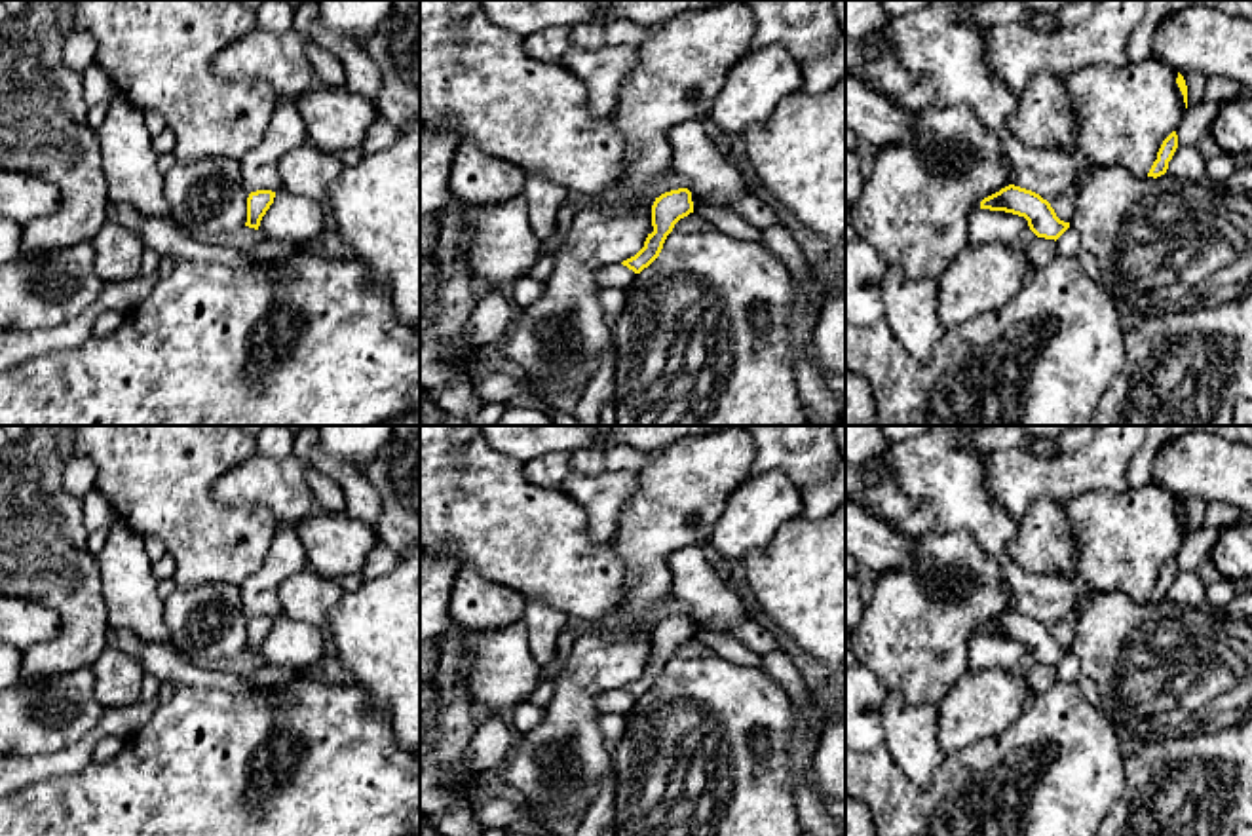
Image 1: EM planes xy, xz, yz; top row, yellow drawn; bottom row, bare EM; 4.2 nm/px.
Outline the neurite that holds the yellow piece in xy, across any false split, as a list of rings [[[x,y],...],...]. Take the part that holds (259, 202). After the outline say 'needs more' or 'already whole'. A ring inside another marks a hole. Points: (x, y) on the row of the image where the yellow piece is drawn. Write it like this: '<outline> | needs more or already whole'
[[[256,190],[247,198],[247,222],[245,226],[258,230],[262,217],[274,203],[275,192],[272,190]]] | already whole

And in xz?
[[[688,188],[671,190],[655,198],[652,205],[654,232],[648,234],[644,247],[621,264],[635,274],[640,274],[659,256],[663,243],[673,232],[674,224],[690,213],[693,213],[693,201]]] | already whole

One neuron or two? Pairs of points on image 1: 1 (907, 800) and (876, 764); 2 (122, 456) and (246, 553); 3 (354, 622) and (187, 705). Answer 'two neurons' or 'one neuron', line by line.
1: one neuron
2: one neuron
3: two neurons

